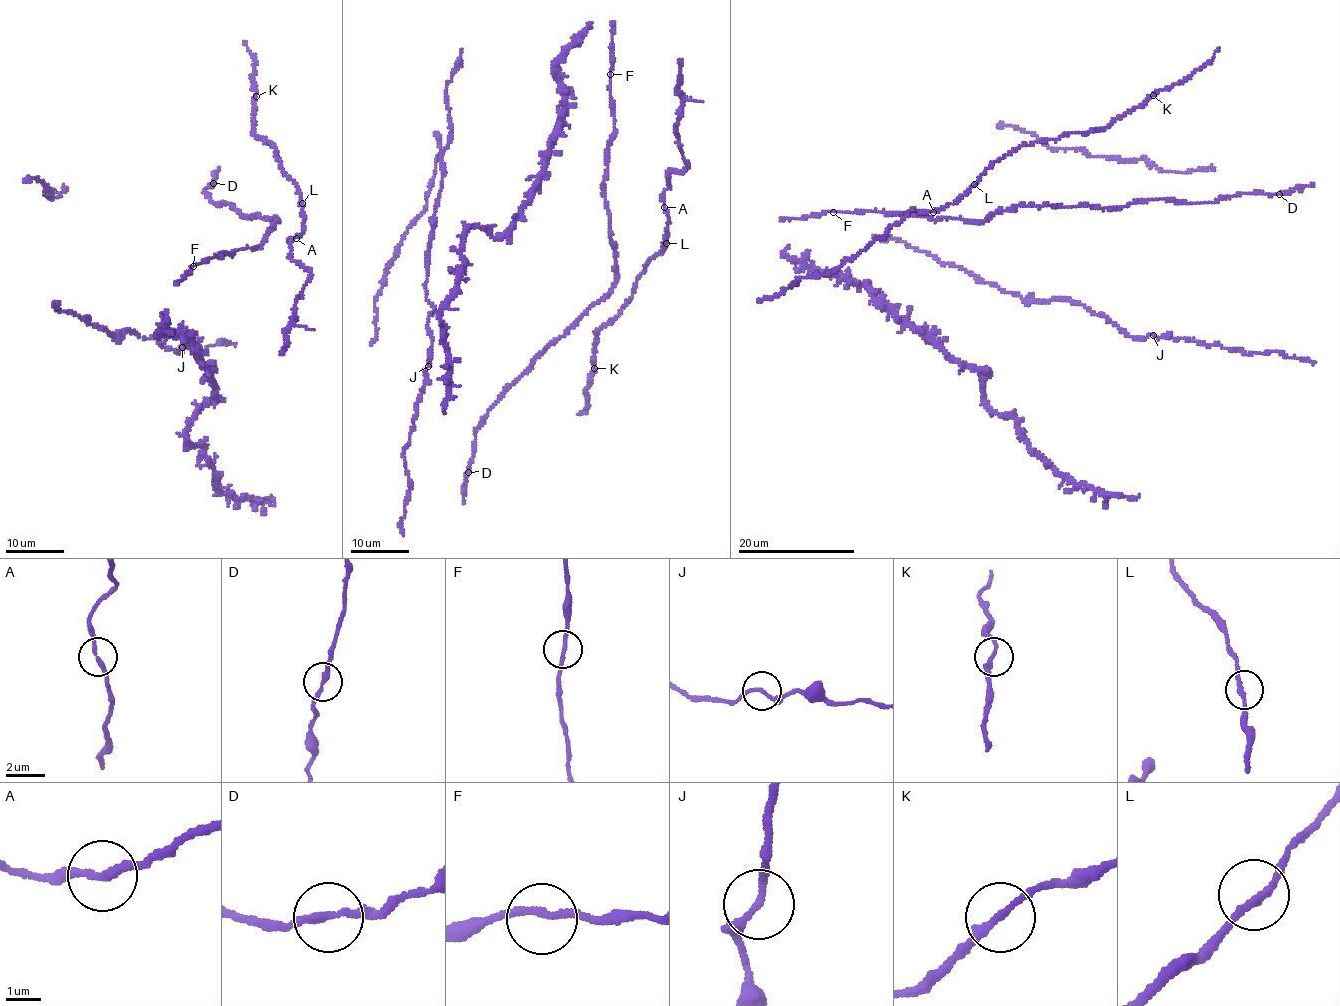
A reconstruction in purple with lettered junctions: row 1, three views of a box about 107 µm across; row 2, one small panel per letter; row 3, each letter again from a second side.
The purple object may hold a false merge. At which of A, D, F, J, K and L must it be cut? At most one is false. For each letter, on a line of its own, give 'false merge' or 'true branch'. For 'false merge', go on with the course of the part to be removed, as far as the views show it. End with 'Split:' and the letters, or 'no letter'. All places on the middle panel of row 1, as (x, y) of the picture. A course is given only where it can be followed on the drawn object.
A: true branch
D: true branch
F: true branch
J: true branch
K: true branch
L: true branch
Split: no letter

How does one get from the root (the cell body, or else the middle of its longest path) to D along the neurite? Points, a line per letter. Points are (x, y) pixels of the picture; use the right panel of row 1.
D: (833, 211), (984, 222), (1022, 205), (1100, 209), (1148, 200), (1217, 202), (1237, 193), (1278, 193)

